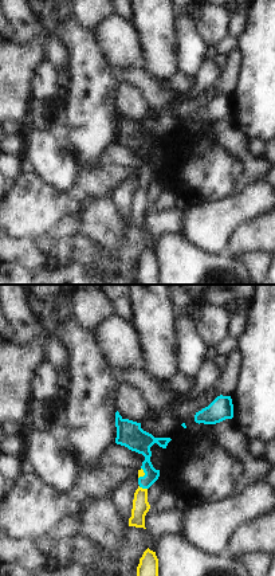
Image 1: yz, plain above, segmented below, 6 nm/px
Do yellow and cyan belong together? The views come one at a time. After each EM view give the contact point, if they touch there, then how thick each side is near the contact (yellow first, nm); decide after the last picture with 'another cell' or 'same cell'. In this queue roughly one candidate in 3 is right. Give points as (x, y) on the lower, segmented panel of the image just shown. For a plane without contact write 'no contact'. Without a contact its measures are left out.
contact (141, 488); calibres 100 and 100 nm

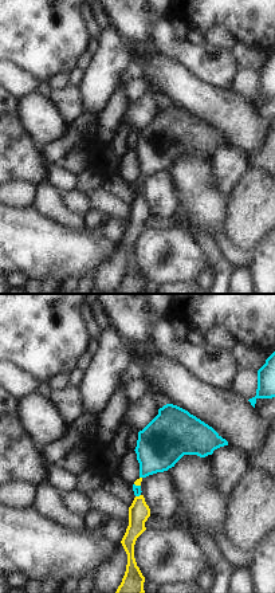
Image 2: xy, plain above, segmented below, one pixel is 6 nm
contact (137, 484); calibres 40 and 50 nm

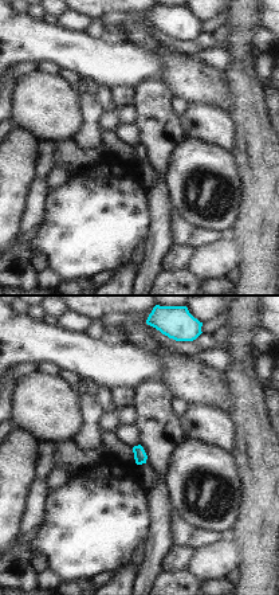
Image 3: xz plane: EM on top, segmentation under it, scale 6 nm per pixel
no contact

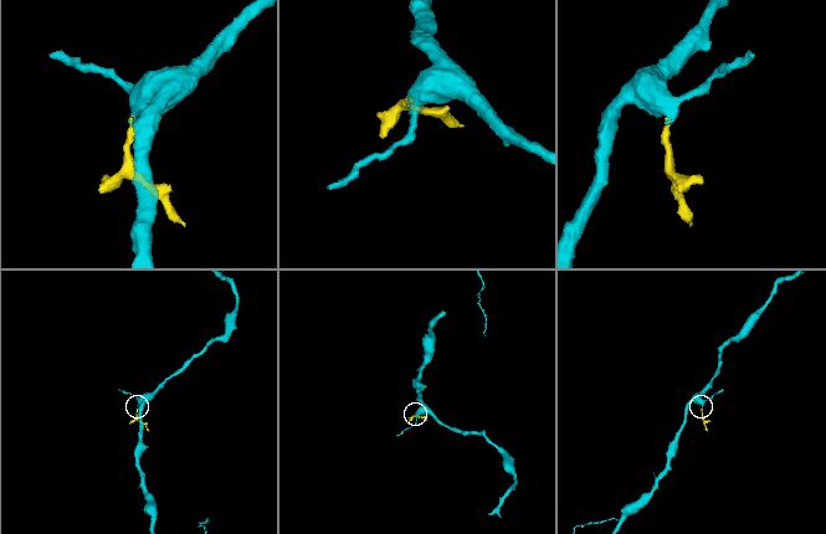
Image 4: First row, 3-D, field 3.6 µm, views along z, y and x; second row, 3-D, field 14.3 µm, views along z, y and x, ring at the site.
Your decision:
same cell

